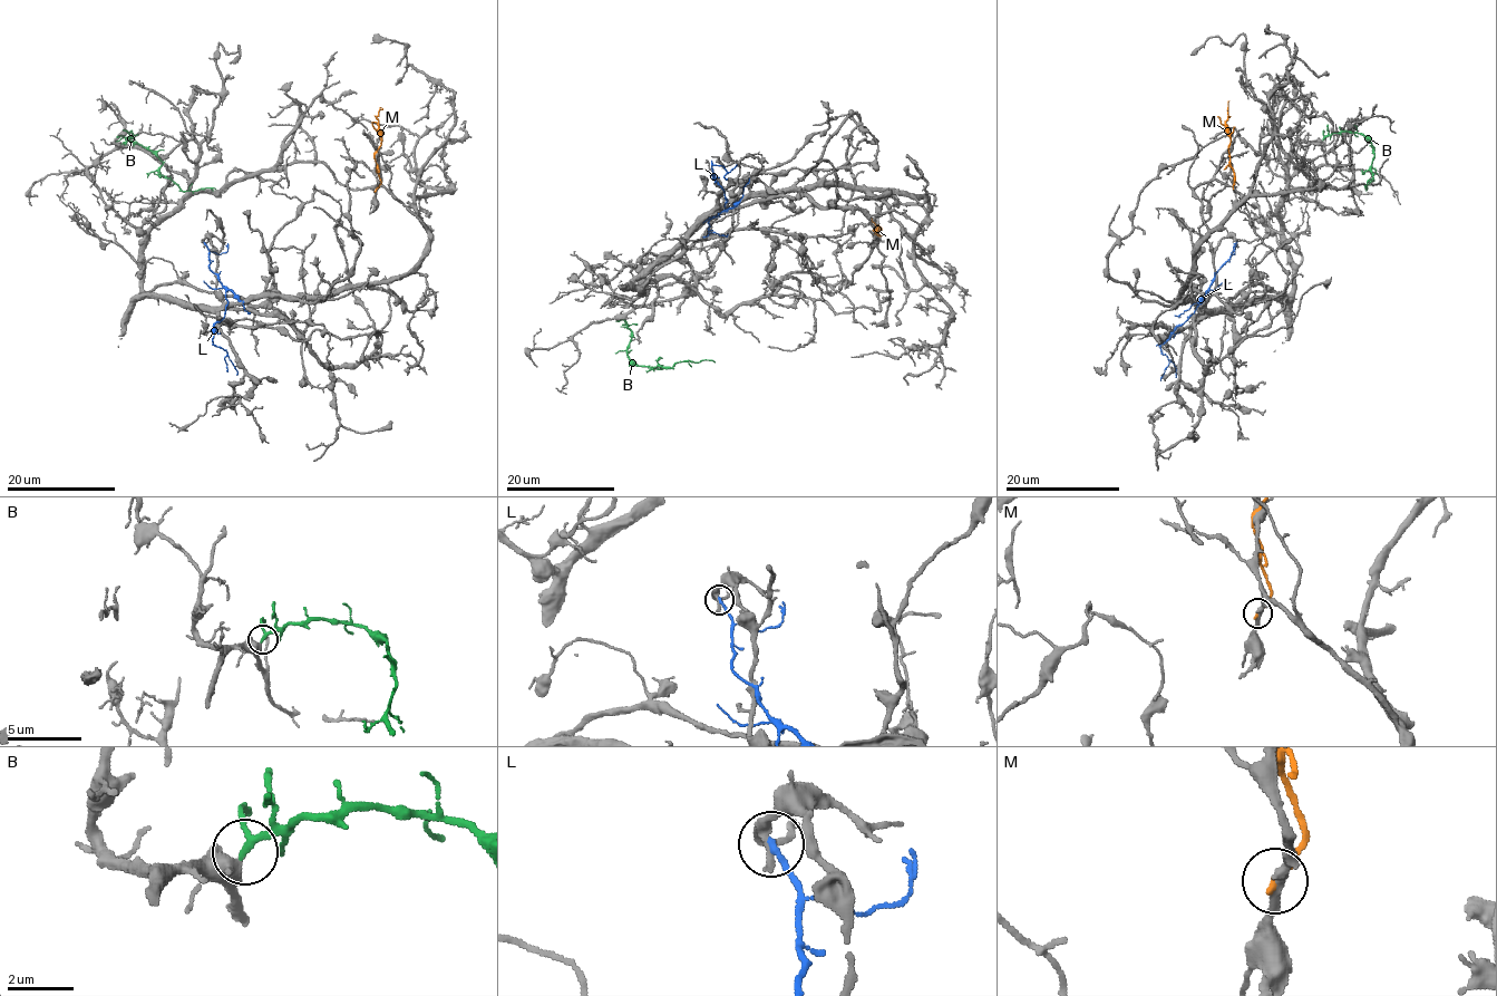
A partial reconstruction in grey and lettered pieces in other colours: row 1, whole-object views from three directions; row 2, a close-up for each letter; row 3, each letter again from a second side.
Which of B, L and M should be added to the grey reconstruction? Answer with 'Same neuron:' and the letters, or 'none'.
Same neuron: B

